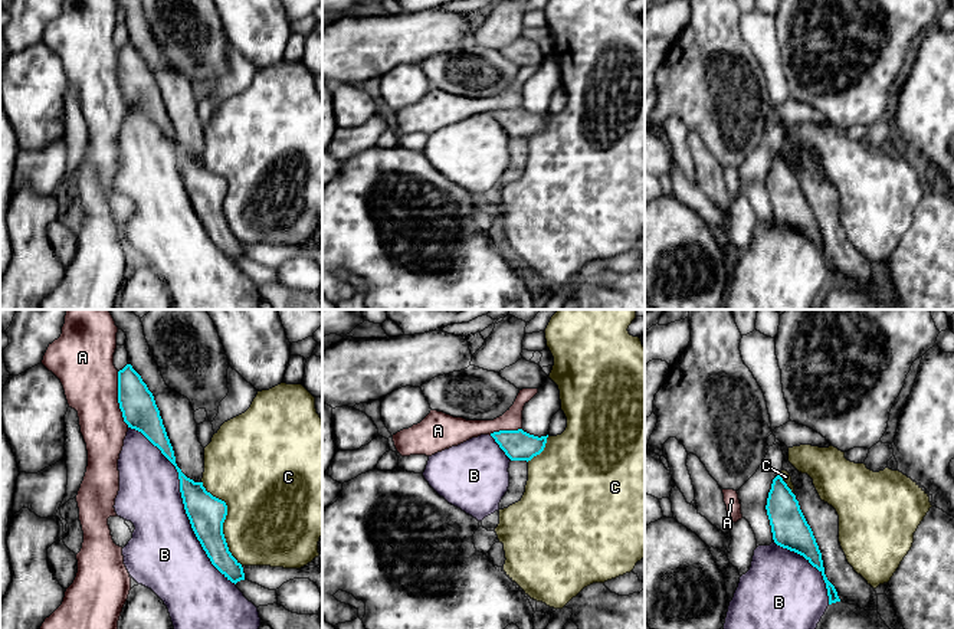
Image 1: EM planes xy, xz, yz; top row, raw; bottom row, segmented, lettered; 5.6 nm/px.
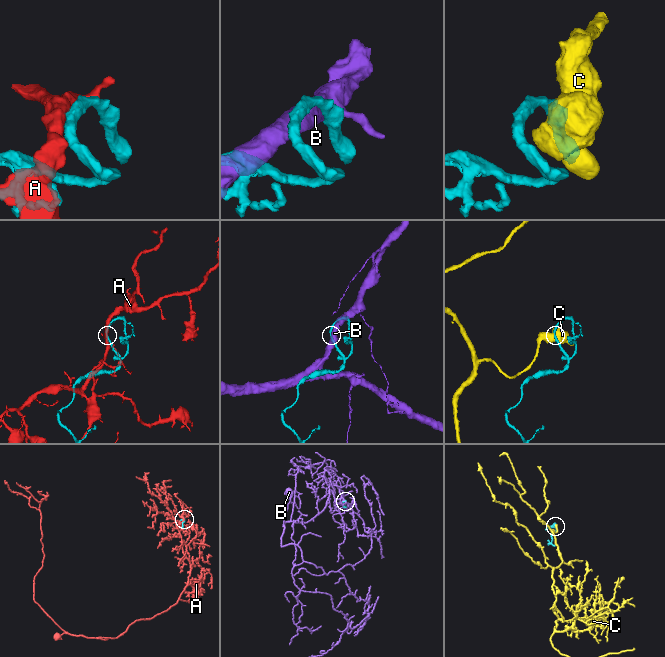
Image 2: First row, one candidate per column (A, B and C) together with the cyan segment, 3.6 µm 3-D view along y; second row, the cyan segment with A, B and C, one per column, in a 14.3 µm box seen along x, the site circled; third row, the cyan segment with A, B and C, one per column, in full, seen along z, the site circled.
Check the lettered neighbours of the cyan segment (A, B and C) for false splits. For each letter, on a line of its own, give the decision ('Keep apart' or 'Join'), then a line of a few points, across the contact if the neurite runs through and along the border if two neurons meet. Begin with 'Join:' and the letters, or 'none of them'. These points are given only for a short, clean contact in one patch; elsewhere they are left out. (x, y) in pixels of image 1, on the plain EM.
Join: none of them
A: Keep apart
B: Keep apart
C: Keep apart

